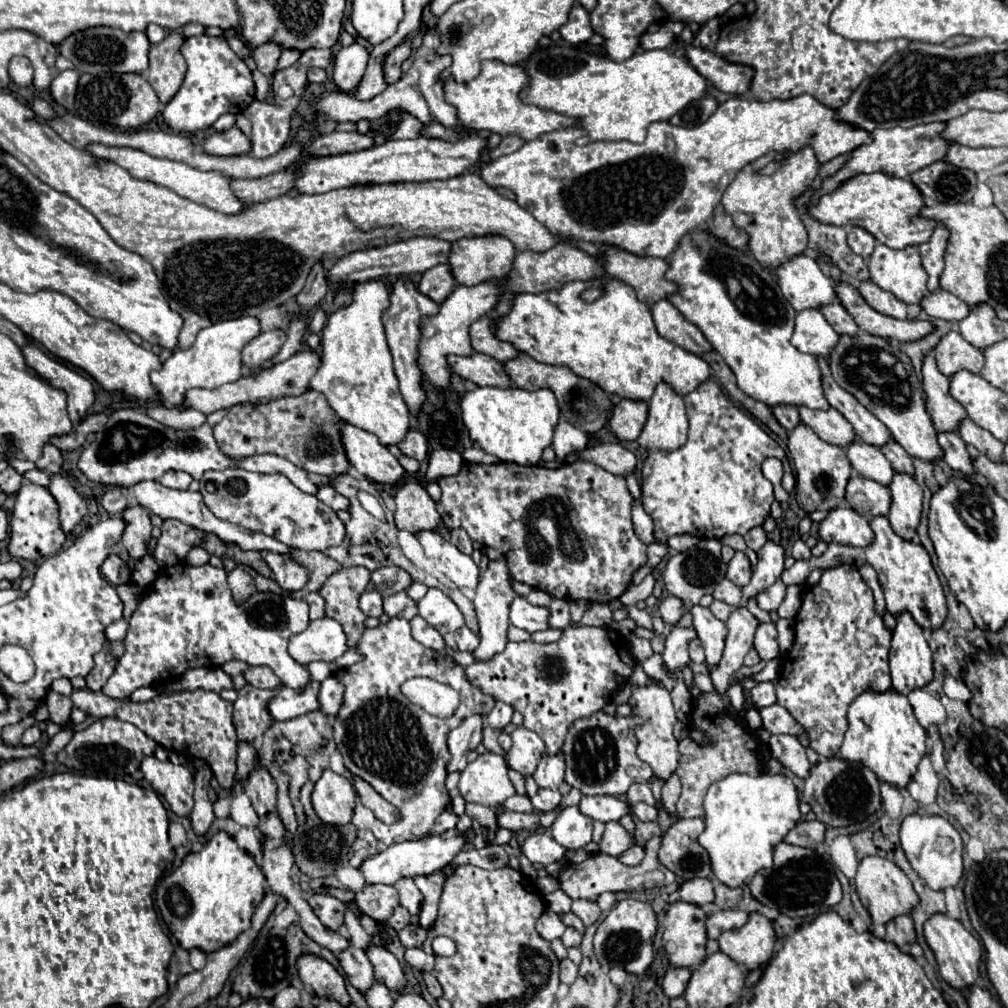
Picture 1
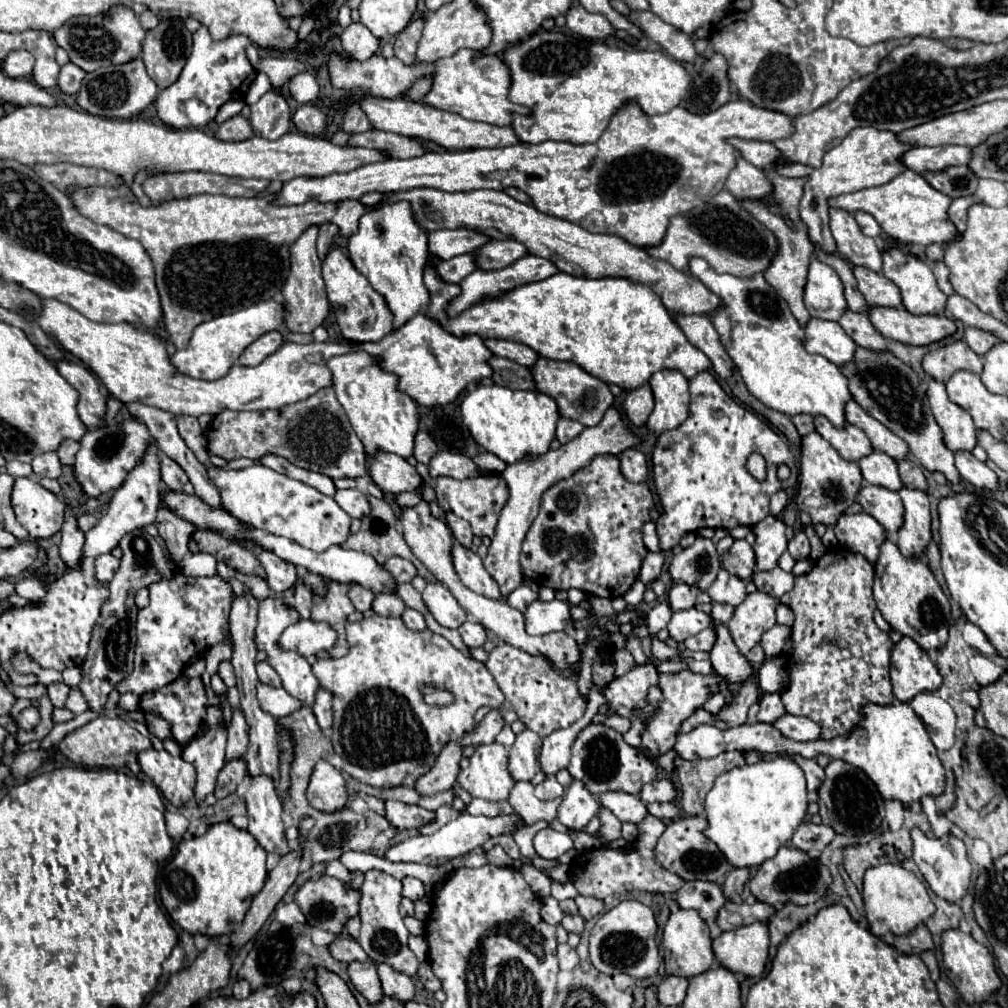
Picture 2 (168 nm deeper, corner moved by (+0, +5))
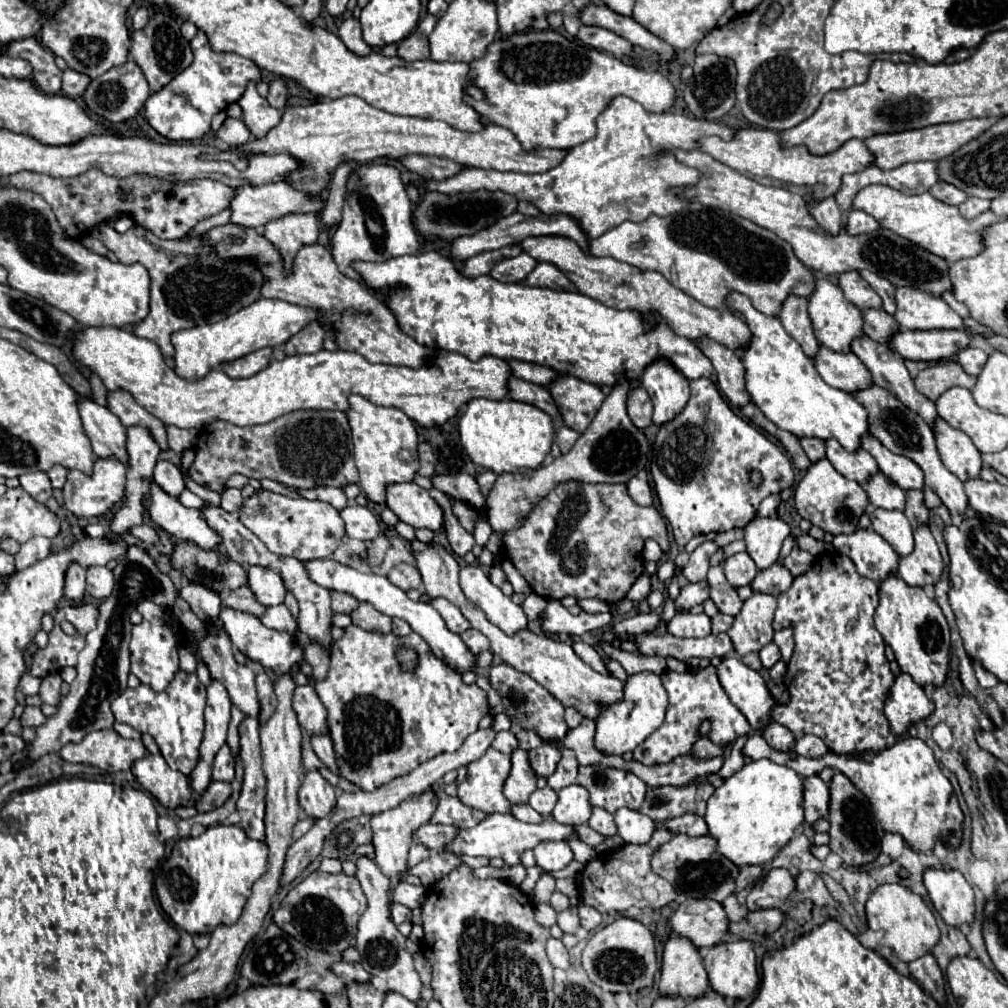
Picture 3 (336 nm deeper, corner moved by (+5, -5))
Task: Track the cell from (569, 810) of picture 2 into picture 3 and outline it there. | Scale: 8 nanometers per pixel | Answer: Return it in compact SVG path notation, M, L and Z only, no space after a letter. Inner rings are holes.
M568 785L558 791L558 803L552 811L552 817L562 821L562 825L580 825L588 823L590 809L592 805L588 801L588 791L580 785Z

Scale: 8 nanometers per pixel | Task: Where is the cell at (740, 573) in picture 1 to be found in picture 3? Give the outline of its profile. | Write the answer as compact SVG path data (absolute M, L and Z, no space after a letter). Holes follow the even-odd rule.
M736 553L724 561L724 575L732 587L744 587L750 585L756 577L758 569L748 553Z

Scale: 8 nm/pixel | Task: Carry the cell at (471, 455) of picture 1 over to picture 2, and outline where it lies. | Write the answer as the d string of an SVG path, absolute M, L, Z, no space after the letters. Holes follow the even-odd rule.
M481 453L481 455L477 455L475 459L475 465L477 467L483 467L483 469L487 469L487 471L491 471L491 473L501 473L505 467L507 467L507 463L503 463L497 455L493 455L493 453Z

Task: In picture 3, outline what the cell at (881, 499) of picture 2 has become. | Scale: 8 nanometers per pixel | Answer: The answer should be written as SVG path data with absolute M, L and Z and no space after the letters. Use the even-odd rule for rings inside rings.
M870 507L868 517L872 521L872 529L882 535L898 555L908 555L914 549L912 525L902 511Z

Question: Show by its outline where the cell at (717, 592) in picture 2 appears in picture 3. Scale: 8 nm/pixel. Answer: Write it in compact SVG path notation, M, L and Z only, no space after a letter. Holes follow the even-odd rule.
M722 565L710 567L708 585L710 585L710 599L714 601L718 611L726 613L726 615L738 615L738 611L742 609L742 601L740 601L736 589L726 581Z

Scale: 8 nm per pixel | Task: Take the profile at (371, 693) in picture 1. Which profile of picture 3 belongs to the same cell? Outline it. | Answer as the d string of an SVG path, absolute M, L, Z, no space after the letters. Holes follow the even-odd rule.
M356 625L346 627L344 637L332 643L330 671L326 679L314 683L314 689L328 711L328 733L334 743L338 771L362 791L374 791L392 779L410 773L432 755L456 751L462 741L478 729L482 715L488 715L490 711L486 691L476 683L466 685L454 669L450 669L442 659L434 657L432 649L418 633L410 633L406 637L398 637L394 633L382 635ZM402 647L412 649L418 655L412 671L402 669L396 657L398 649Z

